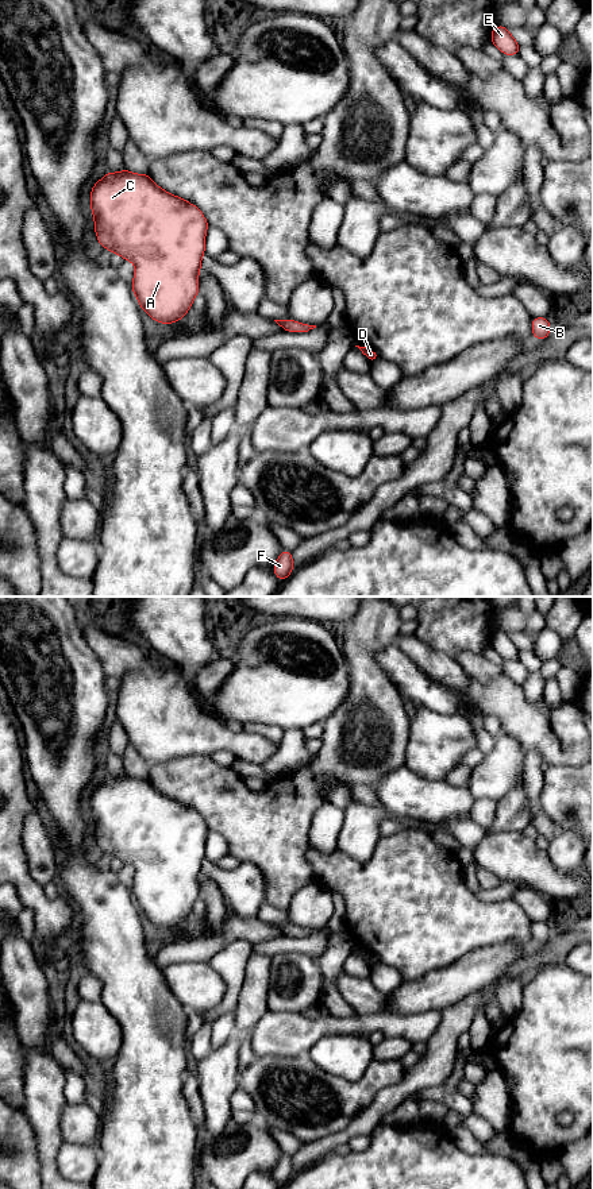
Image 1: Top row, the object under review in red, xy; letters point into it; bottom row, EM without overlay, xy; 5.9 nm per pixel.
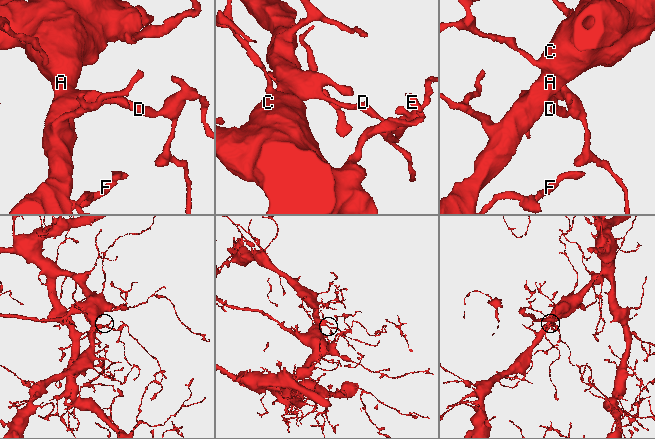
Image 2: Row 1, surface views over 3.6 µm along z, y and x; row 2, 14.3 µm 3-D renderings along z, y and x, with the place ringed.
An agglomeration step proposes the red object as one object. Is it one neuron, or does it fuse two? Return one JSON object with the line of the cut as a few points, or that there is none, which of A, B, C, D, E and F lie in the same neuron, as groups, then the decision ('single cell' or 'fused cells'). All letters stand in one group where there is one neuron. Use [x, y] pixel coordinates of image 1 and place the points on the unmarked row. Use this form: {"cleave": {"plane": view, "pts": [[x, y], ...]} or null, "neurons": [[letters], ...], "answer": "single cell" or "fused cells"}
{"cleave": null, "neurons": [["A", "B", "C", "D", "E", "F"]], "answer": "single cell"}

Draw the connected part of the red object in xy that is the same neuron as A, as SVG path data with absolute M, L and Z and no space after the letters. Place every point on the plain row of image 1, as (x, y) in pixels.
M127 773L108 776L93 790L89 803L101 852L135 869L131 892L140 914L162 929L180 926L200 896L199 877L209 831L203 817L155 790L149 777L142 780Z

